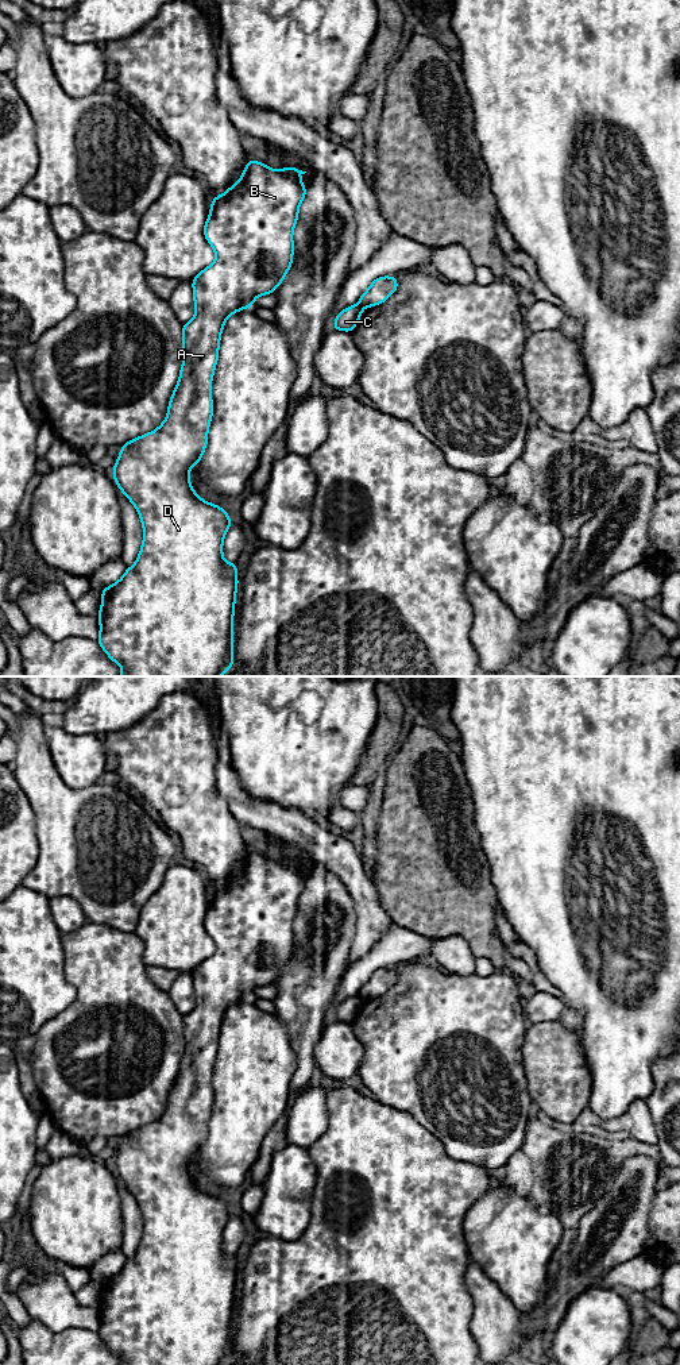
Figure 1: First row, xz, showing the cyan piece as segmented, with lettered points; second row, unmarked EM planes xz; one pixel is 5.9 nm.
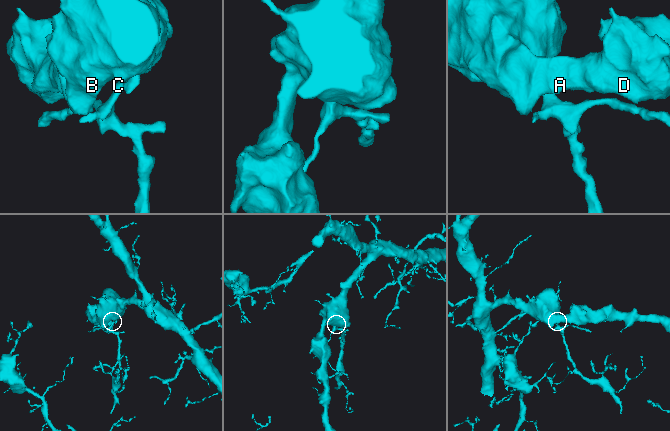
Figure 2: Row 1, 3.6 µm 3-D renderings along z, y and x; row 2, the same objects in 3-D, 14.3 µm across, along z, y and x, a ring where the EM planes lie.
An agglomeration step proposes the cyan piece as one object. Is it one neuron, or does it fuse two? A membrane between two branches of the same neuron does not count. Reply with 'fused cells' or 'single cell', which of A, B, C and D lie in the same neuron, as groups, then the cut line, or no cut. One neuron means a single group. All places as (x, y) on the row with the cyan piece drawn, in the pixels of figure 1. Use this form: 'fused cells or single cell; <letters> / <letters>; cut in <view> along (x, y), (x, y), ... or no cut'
fused cells; A B D / C; cut in xz along (358, 304), (362, 308)

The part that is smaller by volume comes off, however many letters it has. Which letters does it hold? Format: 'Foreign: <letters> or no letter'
Foreign: C

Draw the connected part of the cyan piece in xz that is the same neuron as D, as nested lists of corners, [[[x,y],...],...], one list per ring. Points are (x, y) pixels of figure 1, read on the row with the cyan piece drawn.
[[[250,158],[242,178],[227,192],[212,198],[204,235],[213,247],[216,259],[190,281],[196,315],[182,325],[183,362],[166,420],[155,431],[121,446],[116,459],[112,475],[136,508],[144,531],[135,564],[128,567],[116,583],[100,591],[103,602],[97,616],[97,641],[111,660],[123,668],[120,676],[221,676],[233,666],[232,626],[239,585],[237,568],[236,563],[227,563],[223,559],[223,540],[233,521],[221,506],[196,494],[189,473],[194,464],[200,464],[208,443],[213,413],[210,385],[224,323],[232,313],[251,308],[258,296],[273,294],[291,267],[293,230],[298,220],[300,204],[306,194],[306,186],[300,181],[300,176],[305,173],[291,166],[274,170]]]

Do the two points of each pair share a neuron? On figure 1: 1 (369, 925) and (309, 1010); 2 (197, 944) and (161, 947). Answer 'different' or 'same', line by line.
1: different
2: same

